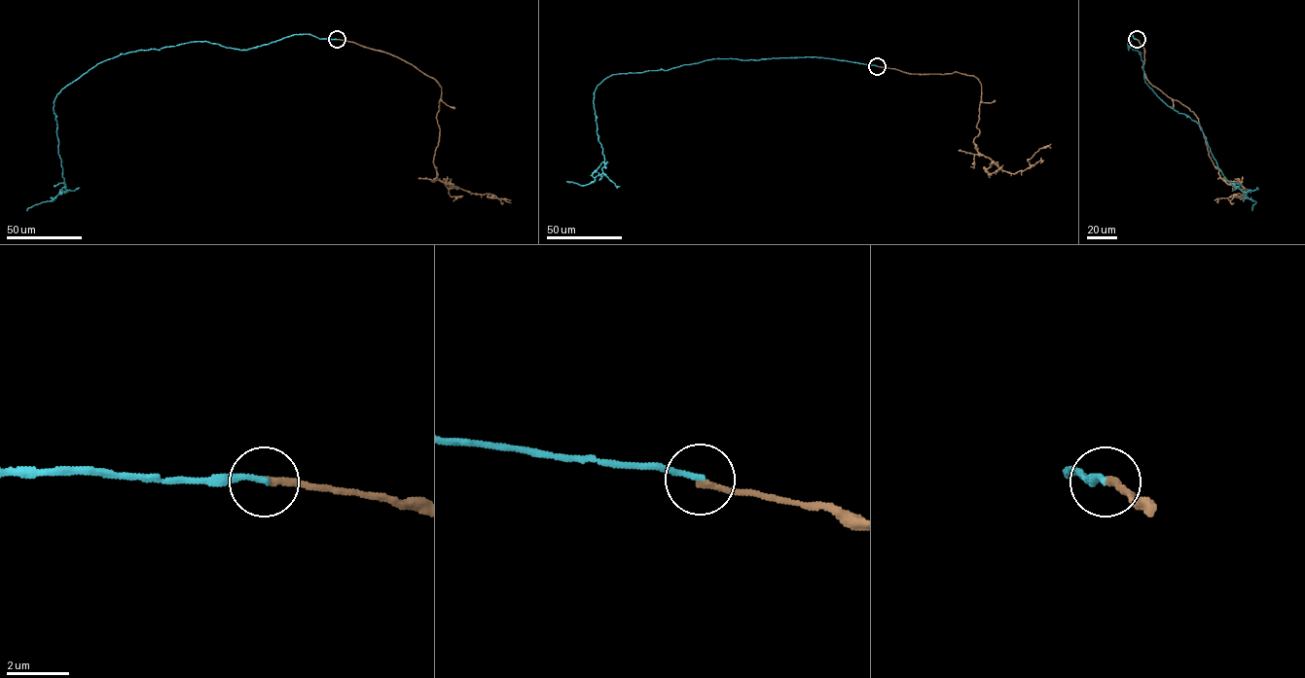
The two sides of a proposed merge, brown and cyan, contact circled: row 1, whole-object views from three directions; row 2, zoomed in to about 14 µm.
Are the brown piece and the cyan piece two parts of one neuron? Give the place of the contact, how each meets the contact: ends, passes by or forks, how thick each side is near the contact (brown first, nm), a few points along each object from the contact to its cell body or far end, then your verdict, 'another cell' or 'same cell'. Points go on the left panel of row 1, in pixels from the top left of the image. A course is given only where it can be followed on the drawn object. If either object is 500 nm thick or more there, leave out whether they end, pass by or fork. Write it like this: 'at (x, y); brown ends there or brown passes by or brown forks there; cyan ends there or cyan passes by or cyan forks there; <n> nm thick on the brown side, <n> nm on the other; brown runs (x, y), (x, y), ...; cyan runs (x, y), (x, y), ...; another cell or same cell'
at (337, 39); brown ends there; cyan ends there; 200 nm thick on the brown side, 180 nm on the other; brown runs (337, 39), (397, 56), (433, 78), (441, 88), (433, 158), (437, 178), (510, 202); cyan runs (337, 39), (294, 34), (247, 50), (190, 42), (97, 63), (64, 87), (54, 102), (63, 192), (27, 211); another cell

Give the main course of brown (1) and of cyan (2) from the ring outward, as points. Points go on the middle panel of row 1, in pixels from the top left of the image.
1: (877, 66), (973, 75), (981, 86), (974, 144), (1000, 169), (1024, 170), (1039, 148), (1050, 148)
2: (877, 66), (808, 56), (713, 58), (667, 70), (613, 74), (594, 93), (603, 172), (584, 185), (567, 181)

